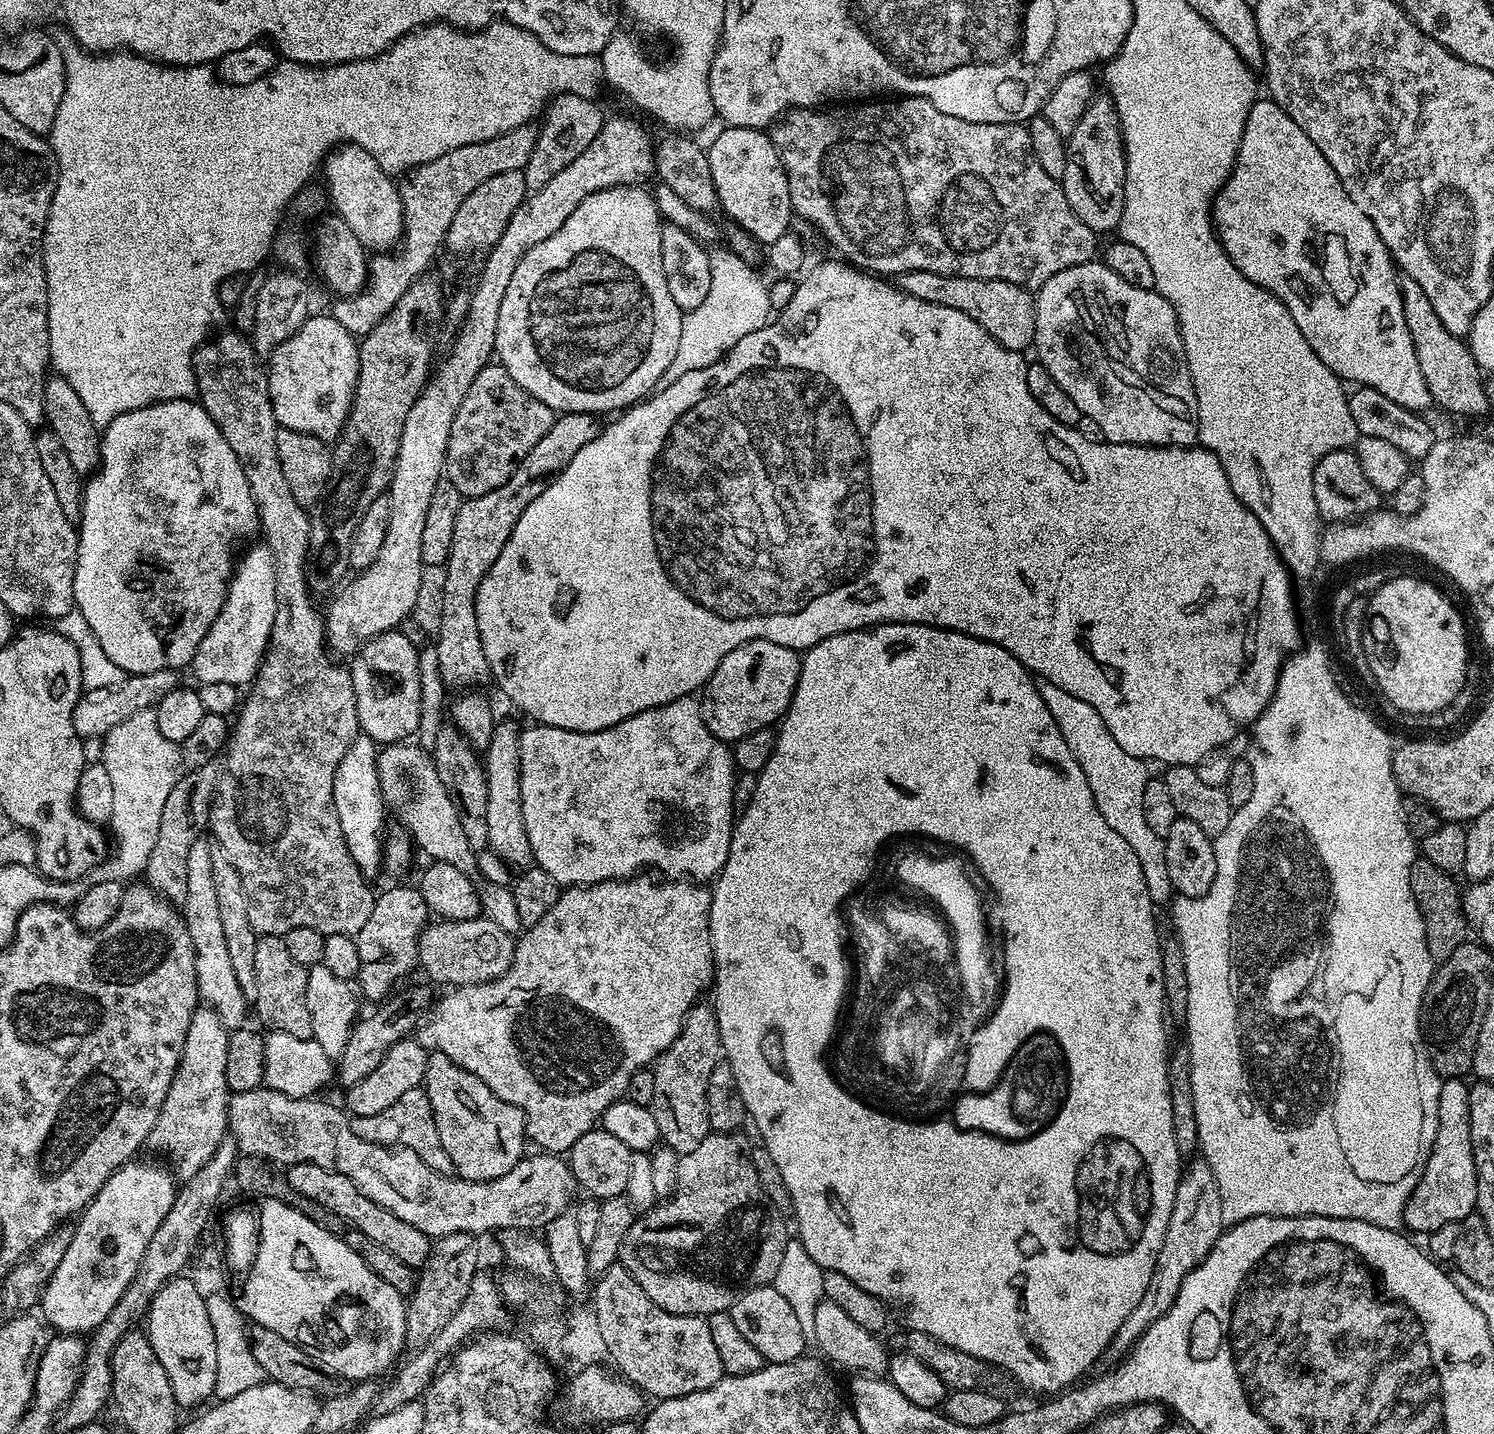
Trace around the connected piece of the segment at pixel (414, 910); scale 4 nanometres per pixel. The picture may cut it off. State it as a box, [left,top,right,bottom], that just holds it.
[354,887,430,1002]

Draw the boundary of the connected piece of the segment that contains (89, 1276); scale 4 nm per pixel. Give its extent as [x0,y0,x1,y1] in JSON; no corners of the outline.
[39,1162,178,1334]

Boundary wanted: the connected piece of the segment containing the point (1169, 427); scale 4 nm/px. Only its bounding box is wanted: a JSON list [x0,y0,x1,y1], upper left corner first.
[1032,262,1198,448]

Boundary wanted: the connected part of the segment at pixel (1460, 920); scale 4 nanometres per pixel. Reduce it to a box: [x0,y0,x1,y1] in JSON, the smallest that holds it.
[1410,858,1469,962]

